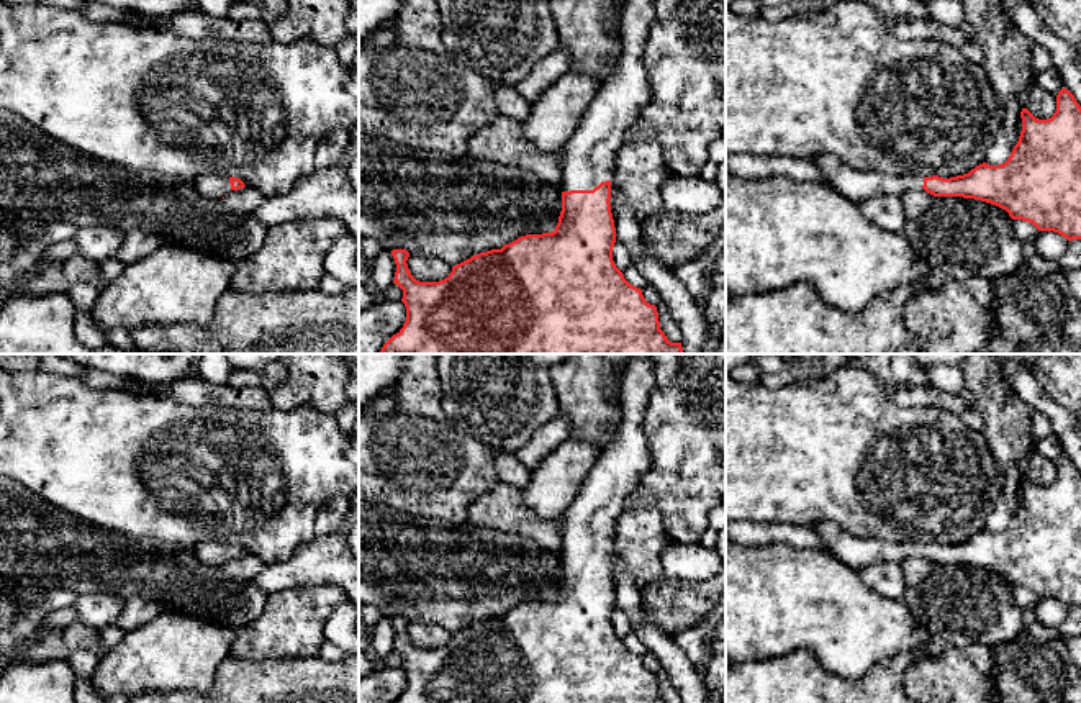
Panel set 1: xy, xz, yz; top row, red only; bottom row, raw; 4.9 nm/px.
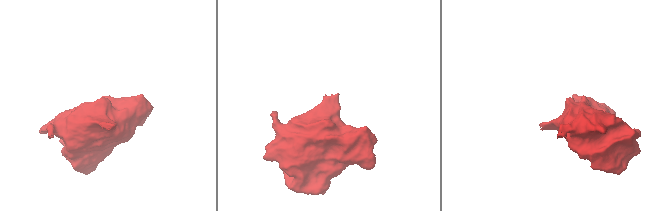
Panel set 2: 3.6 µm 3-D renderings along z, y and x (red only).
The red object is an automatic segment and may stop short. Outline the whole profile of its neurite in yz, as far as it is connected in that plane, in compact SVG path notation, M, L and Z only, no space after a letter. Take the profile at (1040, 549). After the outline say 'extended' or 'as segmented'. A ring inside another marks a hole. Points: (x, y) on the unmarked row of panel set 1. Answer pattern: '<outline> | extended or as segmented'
M1061 456L1056 462L1056 478L1052 485L1038 487L1027 475L1022 475L1020 485L1019 508L1004 531L989 533L983 529L968 541L950 546L862 539L830 521L819 521L809 526L824 542L825 552L853 570L873 562L901 564L911 557L924 557L934 564L981 567L1006 577L1012 587L1032 590L1038 598L1053 598L1068 608L1081 606L1081 474L1070 457Z | extended

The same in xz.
M632 354L632 357L629 359L621 375L621 387L619 387L621 421L619 421L616 438L604 451L598 454L596 462L590 467L588 474L580 482L578 492L563 515L563 534L562 534L562 544L560 544L562 578L560 578L555 596L552 600L526 601L509 611L504 611L501 616L491 616L491 618L472 623L470 626L454 633L452 639L444 647L439 647L439 649L416 647L411 642L408 631L406 631L409 619L406 616L393 616L391 623L396 631L393 651L396 651L403 657L401 669L406 674L406 688L403 695L393 703L665 703L665 700L660 696L657 674L645 669L642 657L631 652L613 628L616 595L614 595L614 587L613 587L611 570L609 570L611 567L611 547L609 546L611 546L611 539L614 534L616 521L624 508L626 497L629 492L635 488L640 477L652 465L650 447L649 447L647 436L644 433L644 416L645 416L650 393L654 388L655 388L655 377L654 377L650 354Z | extended

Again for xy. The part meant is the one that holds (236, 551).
M203 541L193 547L195 556L211 567L221 567L233 557L244 556L244 549L236 544L219 544L216 541Z | extended

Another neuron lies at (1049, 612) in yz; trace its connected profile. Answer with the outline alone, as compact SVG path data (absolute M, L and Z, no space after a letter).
M1038 598L1035 603L1035 618L1047 628L1058 628L1068 616L1070 608L1053 598Z

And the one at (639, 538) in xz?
M622 508L611 539L611 577L627 570L644 588L662 577L662 552L670 544L660 513L654 508Z

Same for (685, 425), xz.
M678 354L670 388L655 387L644 416L652 465L624 508L654 508L672 541L699 542L708 515L726 506L726 354Z

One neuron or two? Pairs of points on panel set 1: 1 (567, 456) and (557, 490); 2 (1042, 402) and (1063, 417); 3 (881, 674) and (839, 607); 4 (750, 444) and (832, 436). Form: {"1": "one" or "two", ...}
{"1": "one", "2": "one", "3": "two", "4": "one"}

